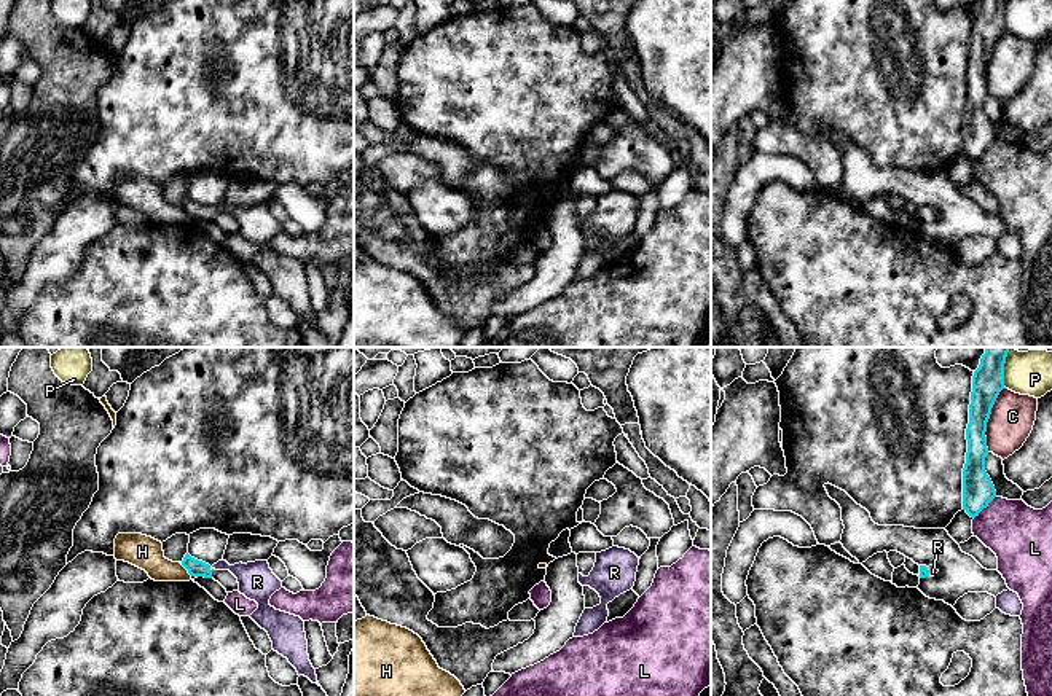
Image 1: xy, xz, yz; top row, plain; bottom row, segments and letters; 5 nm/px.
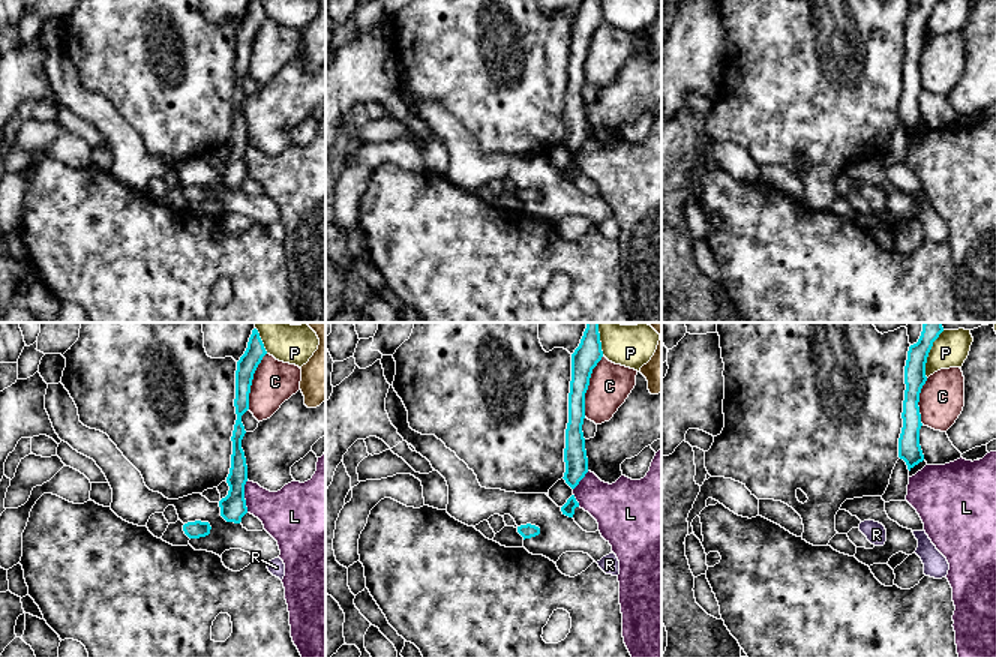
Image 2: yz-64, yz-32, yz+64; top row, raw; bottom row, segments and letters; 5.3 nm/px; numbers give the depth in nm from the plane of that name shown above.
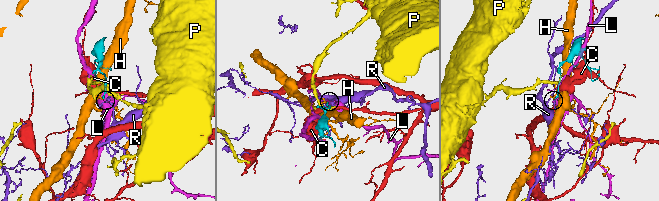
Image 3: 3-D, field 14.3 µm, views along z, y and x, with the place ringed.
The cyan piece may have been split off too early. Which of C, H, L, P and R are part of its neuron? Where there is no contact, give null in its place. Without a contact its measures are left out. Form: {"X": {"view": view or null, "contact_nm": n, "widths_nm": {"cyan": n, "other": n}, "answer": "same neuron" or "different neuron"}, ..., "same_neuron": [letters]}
{"C": {"view": "yz", "contact_nm": 340, "widths_nm": {"cyan": 160, "other": 220}, "answer": "different neuron"}, "H": {"view": "xy", "contact_nm": 90, "widths_nm": {"cyan": 90, "other": 160}, "answer": "different neuron"}, "L": {"view": "yz", "contact_nm": 160, "widths_nm": {"cyan": 160, "other": 320}, "answer": "different neuron"}, "P": {"view": "yz", "contact_nm": 220, "widths_nm": {"cyan": 160, "other": 220}, "answer": "different neuron"}, "R": {"view": "yz", "contact_nm": 40, "widths_nm": {"cyan": 50, "other": 40}, "answer": "same neuron"}, "same_neuron": ["R"]}

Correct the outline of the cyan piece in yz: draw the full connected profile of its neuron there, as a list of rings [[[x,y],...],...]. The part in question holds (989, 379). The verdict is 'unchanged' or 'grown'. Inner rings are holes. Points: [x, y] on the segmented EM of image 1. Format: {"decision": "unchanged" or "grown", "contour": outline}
{"decision": "unchanged", "contour": [[[985,347],[972,376],[969,424],[966,428],[968,452],[963,468],[963,510],[975,518],[996,497],[995,486],[985,471],[987,422],[991,408],[1004,387],[1004,363],[1011,347]]]}

